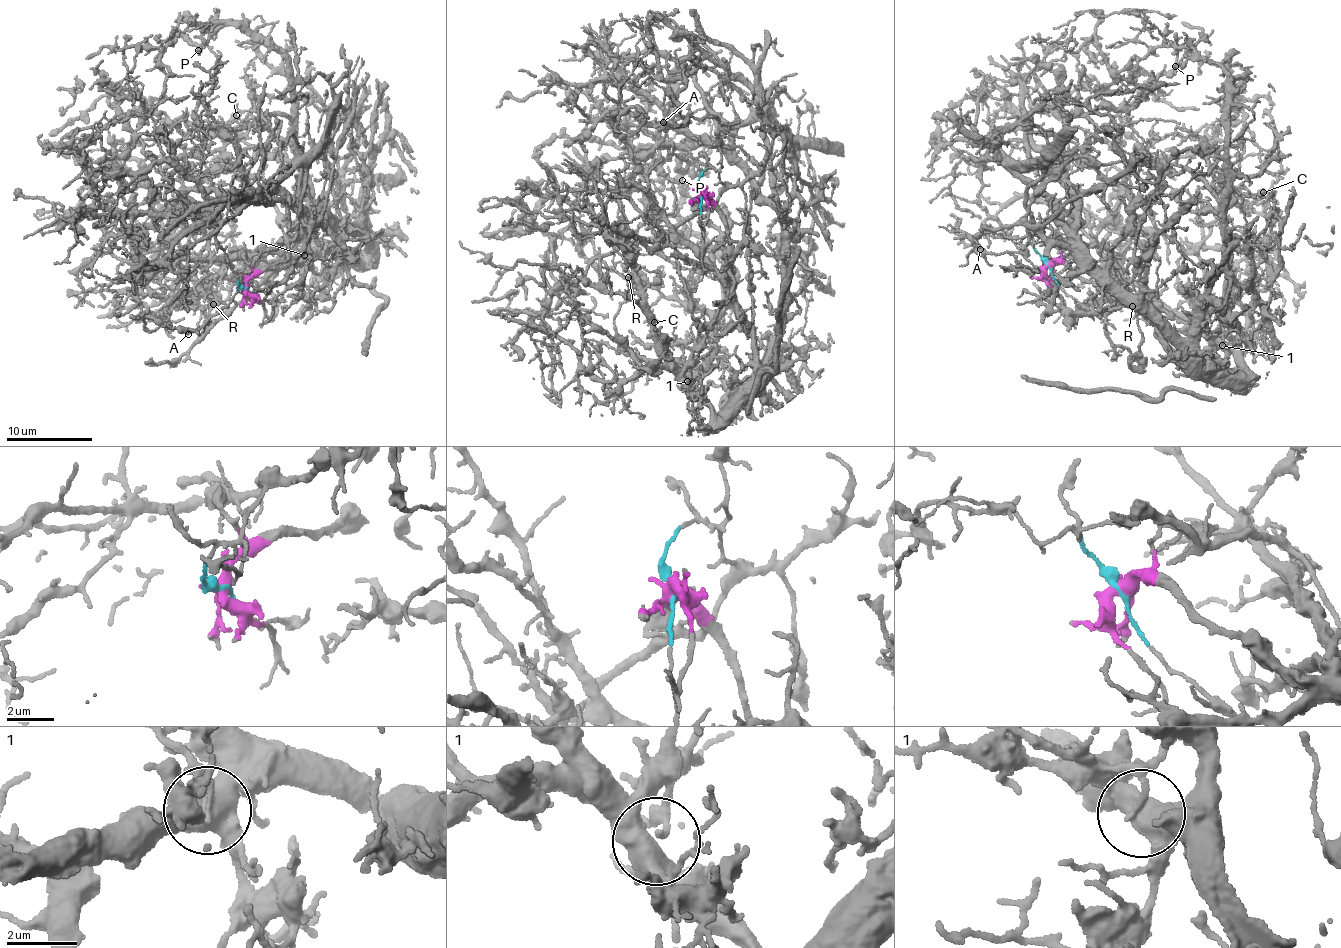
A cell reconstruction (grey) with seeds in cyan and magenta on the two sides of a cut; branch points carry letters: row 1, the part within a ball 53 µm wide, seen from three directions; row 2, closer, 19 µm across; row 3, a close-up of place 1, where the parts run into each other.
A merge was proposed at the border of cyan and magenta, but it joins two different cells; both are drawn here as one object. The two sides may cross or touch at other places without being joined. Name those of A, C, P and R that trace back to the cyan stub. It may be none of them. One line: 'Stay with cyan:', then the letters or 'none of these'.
Stay with cyan: A

